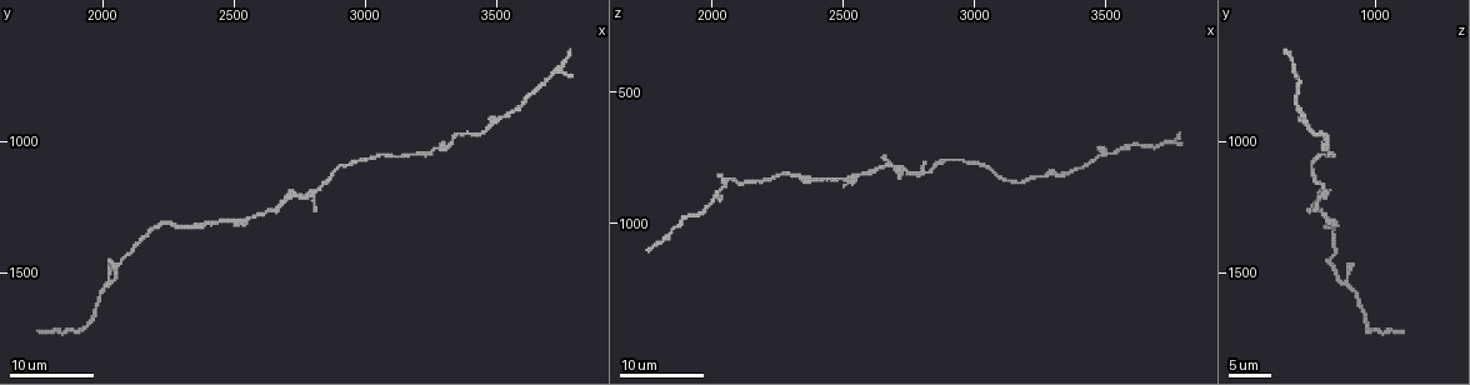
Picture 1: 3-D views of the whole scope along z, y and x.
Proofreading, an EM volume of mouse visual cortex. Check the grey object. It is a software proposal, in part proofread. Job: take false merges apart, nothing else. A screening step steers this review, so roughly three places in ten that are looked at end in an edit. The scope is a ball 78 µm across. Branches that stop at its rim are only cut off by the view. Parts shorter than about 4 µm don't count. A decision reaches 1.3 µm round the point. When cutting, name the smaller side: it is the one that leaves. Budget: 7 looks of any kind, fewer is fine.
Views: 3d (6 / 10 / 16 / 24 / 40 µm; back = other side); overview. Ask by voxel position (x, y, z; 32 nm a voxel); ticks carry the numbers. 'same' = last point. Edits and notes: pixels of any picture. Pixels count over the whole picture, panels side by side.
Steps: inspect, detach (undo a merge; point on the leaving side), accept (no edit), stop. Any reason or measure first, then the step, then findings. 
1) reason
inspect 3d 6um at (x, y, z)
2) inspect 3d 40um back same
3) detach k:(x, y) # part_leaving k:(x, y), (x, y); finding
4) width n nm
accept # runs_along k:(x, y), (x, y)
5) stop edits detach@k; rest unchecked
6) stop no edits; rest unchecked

sudden change in width
inspect 3d 24um at (2560, 1300, 810)

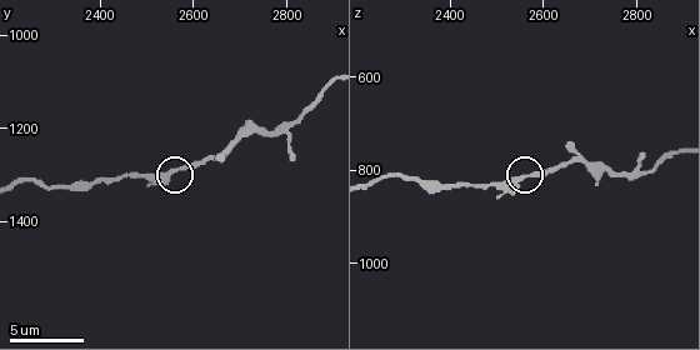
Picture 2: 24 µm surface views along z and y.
inspect 3d 10um at (2550, 1295, 820)

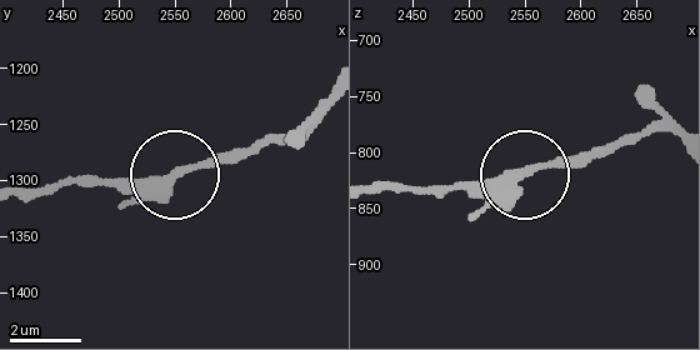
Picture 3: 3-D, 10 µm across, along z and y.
accept # continuous, no second neuron

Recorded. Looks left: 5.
three-way junction
inspect 3d 24um at (2060, 1480, 830)

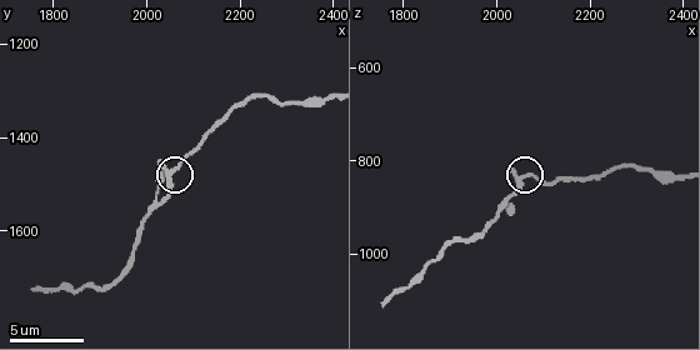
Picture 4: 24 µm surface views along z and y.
inspect 3d 6um at (2060, 1470, 830)

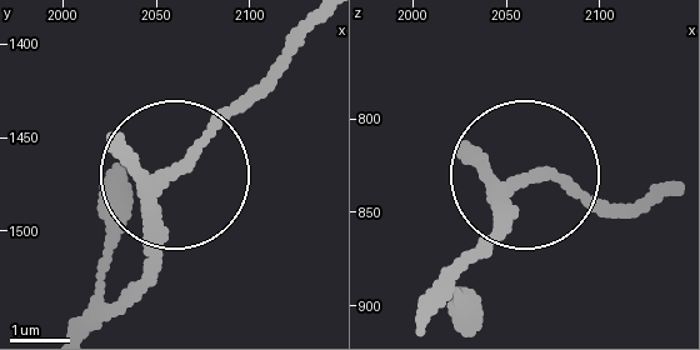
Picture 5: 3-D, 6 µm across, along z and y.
width 210 nm
accept # runs_along 5:(678, 189), (603, 204), (533, 175), (459, 274); one neuron here

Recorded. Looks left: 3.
two arms in line, one across
inspect 3d 6um at (2680, 1235, 785)

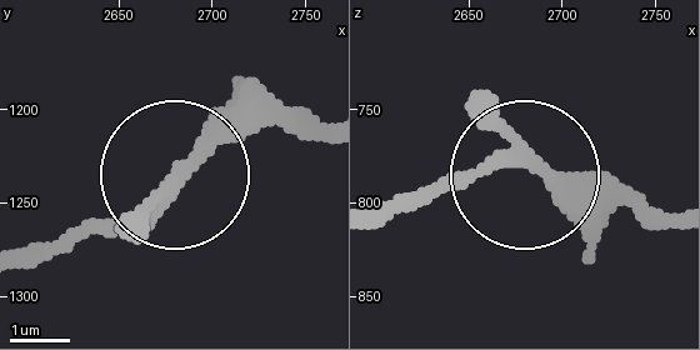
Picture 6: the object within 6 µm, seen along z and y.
inspect 3d 6um back at (2682, 1234, 778)

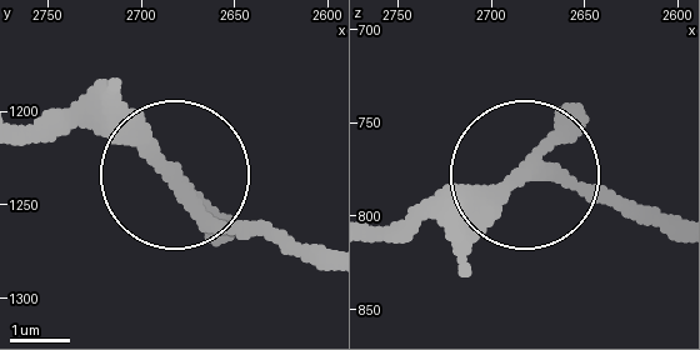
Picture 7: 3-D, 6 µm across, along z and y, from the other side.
width 230 nm
accept # one neuron here

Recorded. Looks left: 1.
stop no edits; rest unchecked

